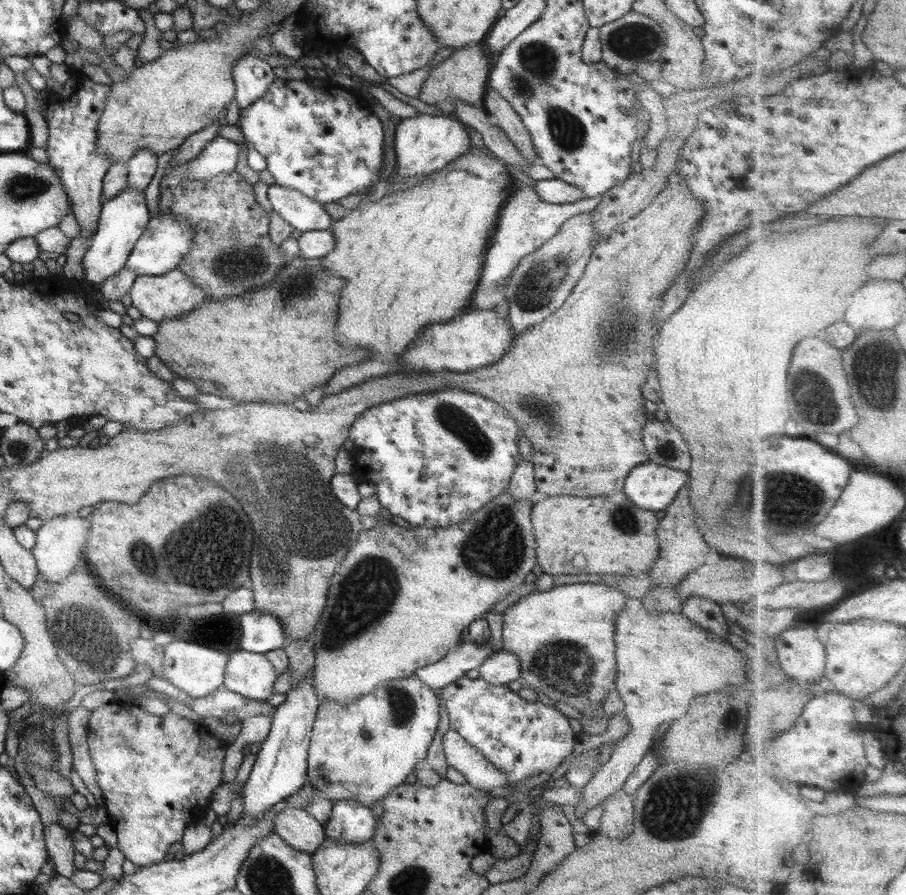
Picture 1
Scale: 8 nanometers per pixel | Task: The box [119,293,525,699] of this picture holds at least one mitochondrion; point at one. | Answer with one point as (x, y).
(273, 474)

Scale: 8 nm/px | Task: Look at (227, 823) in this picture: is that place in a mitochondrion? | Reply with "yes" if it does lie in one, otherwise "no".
no

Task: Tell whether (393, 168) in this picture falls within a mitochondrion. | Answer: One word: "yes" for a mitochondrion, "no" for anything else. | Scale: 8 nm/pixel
no

